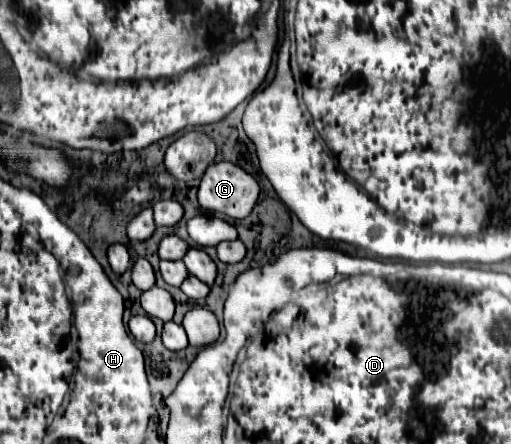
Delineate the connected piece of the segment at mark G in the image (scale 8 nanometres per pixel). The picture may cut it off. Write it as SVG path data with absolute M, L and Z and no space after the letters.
M230 161L212 163L206 169L206 173L200 181L200 189L198 189L198 201L200 201L202 209L218 211L218 213L224 213L232 219L248 217L258 201L258 195L260 195L260 187L256 183L256 179L248 171L244 171L240 165L230 163Z

